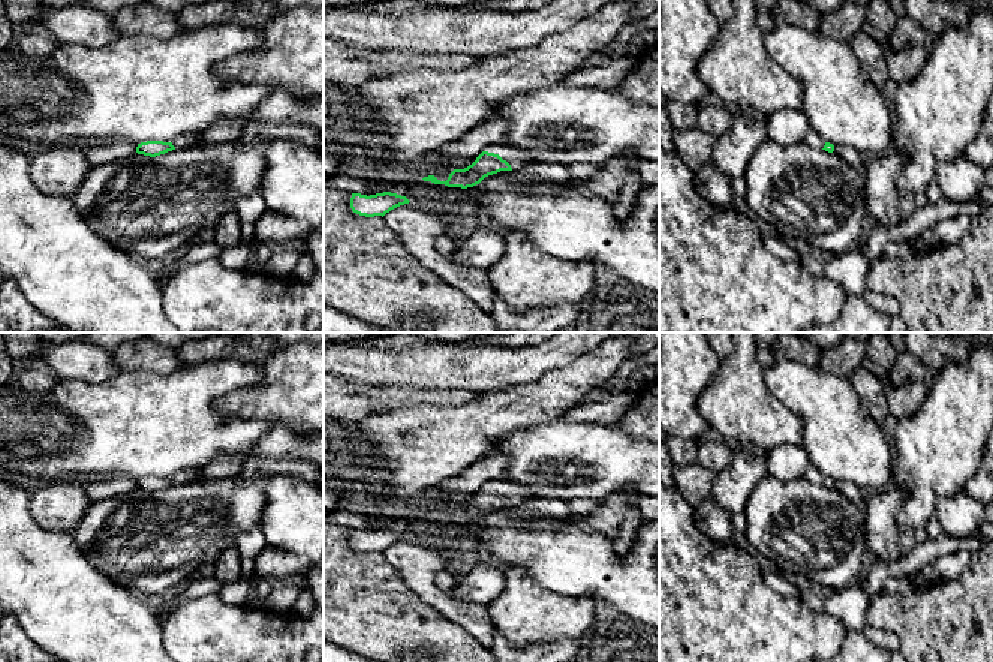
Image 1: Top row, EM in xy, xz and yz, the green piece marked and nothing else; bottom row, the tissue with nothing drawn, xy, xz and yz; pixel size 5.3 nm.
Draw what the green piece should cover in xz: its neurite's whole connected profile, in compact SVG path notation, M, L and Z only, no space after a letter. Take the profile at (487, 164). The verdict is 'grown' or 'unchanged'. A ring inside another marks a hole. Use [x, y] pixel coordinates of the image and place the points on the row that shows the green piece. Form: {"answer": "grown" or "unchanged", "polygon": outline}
{"answer": "grown", "polygon": "M505 144L493 147L490 151L482 151L476 160L464 169L454 169L446 181L437 180L434 175L424 177L424 181L445 184L448 187L473 187L485 177L500 171L515 171L530 162L526 150L518 150Z"}

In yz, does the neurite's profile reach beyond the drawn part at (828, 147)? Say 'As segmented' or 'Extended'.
Extended

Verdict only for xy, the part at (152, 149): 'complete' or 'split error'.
split error

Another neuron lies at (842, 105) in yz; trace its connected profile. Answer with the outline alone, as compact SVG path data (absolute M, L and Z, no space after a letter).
M783 24L765 33L764 45L768 57L801 82L801 112L824 141L854 147L866 157L894 150L887 102L849 42Z

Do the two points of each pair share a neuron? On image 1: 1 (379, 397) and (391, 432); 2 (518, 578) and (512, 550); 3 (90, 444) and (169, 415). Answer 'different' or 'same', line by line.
1: different
2: different
3: same

